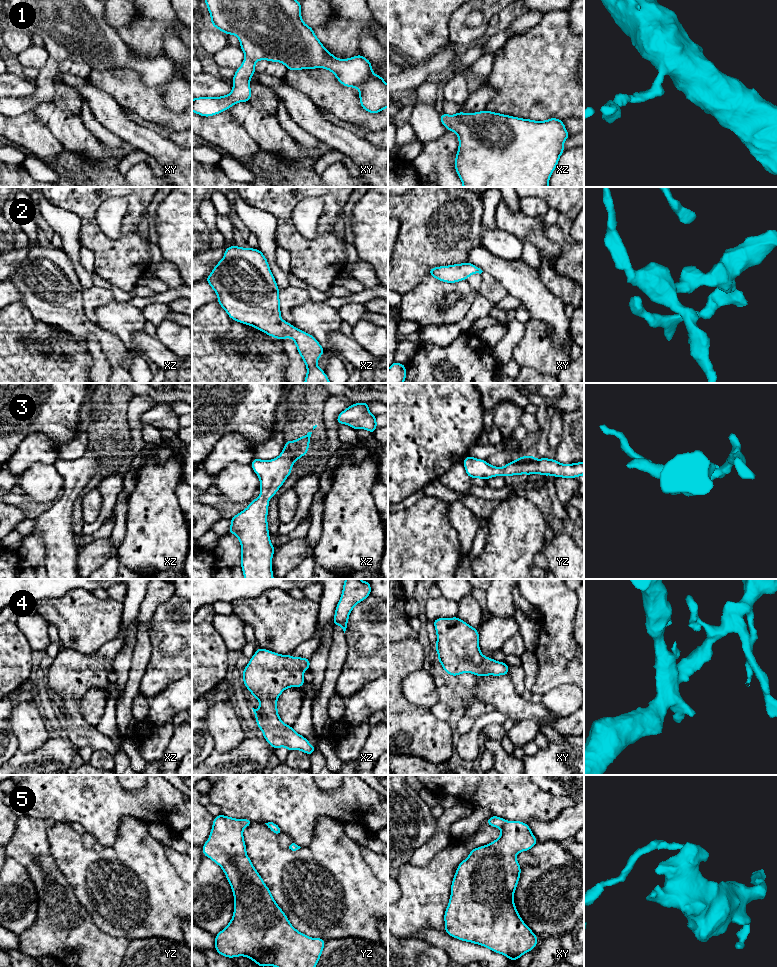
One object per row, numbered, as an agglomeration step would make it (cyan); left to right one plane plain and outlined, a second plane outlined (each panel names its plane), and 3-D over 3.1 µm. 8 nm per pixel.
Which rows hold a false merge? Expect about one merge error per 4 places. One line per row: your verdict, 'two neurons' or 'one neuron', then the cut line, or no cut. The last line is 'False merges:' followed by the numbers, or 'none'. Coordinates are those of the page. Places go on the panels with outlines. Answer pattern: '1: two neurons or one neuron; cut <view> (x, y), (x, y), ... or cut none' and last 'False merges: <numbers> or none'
1: one neuron; cut none
2: one neuron; cut none
3: one neuron; cut none
4: one neuron; cut none
5: two neurons; cut yz (239, 820), (243, 827)
False merges: 5

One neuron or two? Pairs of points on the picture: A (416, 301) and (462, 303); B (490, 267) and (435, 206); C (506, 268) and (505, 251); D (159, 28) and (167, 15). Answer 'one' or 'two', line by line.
A: one
B: two
C: two
D: two

